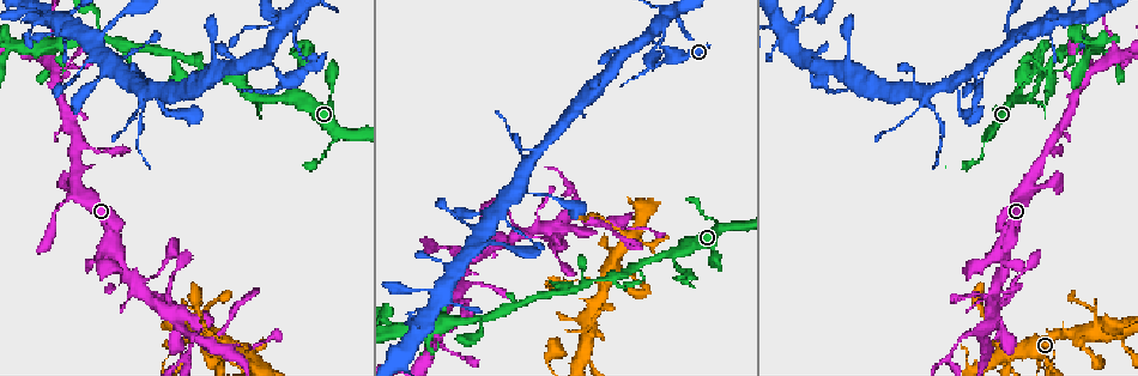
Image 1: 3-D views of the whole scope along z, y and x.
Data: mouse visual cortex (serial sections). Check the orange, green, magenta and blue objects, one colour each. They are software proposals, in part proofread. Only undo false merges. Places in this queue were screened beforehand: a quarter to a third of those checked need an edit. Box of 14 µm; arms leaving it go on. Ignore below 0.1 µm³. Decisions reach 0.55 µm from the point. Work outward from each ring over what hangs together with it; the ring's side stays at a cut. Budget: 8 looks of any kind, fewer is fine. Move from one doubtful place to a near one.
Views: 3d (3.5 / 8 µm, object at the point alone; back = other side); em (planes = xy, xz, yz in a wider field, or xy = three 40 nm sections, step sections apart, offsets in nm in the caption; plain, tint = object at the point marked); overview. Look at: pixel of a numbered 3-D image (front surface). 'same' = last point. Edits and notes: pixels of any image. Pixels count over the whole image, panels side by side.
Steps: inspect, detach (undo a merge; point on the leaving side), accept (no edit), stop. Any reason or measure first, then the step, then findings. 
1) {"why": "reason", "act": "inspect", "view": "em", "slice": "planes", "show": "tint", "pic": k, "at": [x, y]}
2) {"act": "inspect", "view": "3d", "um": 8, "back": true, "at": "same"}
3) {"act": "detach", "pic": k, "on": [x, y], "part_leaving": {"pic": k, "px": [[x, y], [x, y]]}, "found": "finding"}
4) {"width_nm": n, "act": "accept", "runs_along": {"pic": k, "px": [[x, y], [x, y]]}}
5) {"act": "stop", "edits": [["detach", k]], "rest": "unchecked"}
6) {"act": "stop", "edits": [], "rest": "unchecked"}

{"act": "inspect", "view": "3d", "um": 3.5, "pic": 1, "at": [1001, 300]}

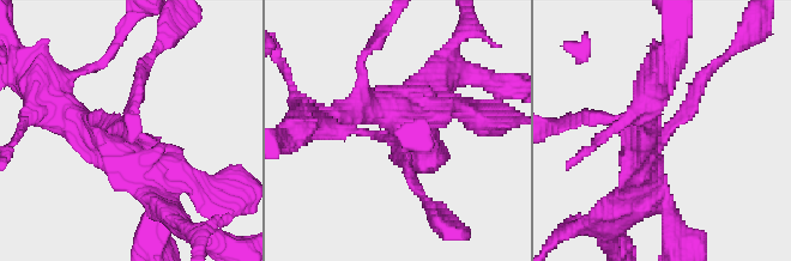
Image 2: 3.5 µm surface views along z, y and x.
{"act": "inspect", "view": "em", "slice": "xy", "step": 2, "show": "tint", "pic": 2, "at": [392, 129]}

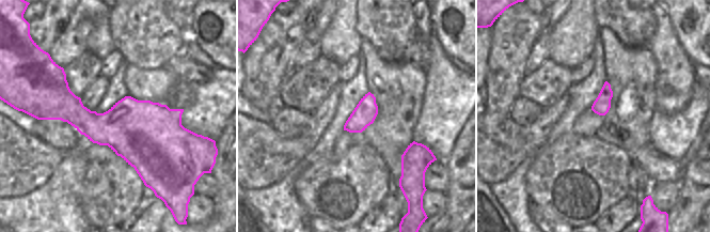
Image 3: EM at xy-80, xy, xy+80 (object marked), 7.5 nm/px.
{"act": "accept", "runs_along": {"pic": 2, "px": [[342, 114], [382, 108], [411, 175]]}, "found": "all the same cell"}

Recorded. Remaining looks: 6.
{"act": "inspect", "view": "3d", "um": 3.5, "pic": 1, "at": [564, 183]}

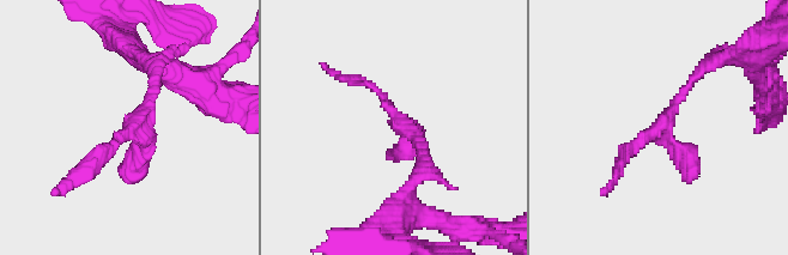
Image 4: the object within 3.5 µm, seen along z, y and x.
{"arms": 3, "arm_widths_nm": [150, 150, 250], "act": "inspect", "view": "em", "slice": "xy", "step": 1, "show": "plain", "pic": 4, "at": [662, 125]}

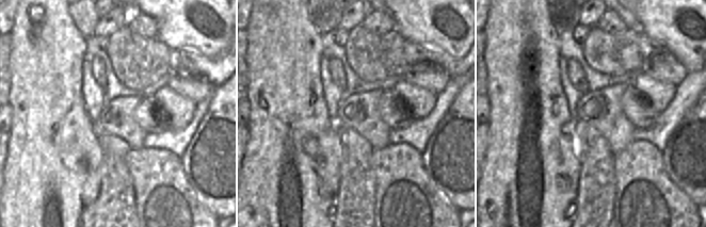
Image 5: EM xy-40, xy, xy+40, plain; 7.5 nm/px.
{"why": "where the object lies", "act": "inspect", "view": "em", "slice": "xy", "step": 1, "show": "tint", "at": "same"}

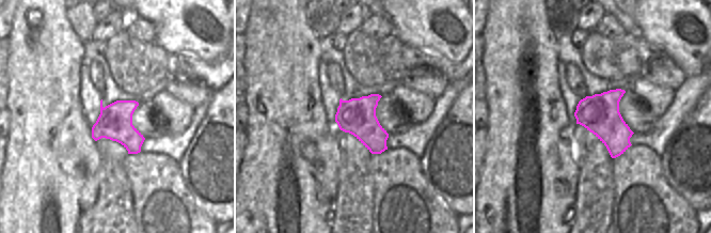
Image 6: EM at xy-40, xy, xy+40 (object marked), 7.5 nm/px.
{"width_nm": 280, "act": "accept", "runs_along": {"pic": 4, "px": [[151, 64], [144, 152], [122, 175]]}, "found": "continuous, no second cell"}

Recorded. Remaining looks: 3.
{"why": "four or more arms meet", "act": "inspect", "view": "3d", "um": 3.5, "pic": 1, "at": [1046, 339]}

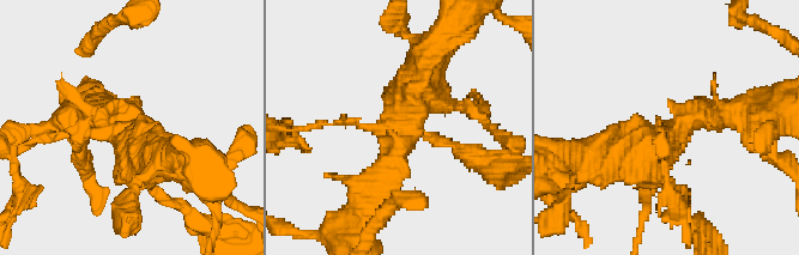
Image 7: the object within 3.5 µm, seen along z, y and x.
{"arms": 4, "arm_widths_nm": [100, 150, 400, 600], "act": "inspect", "view": "em", "slice": "xy", "step": 5, "show": "tint", "pic": 7, "at": [119, 135]}

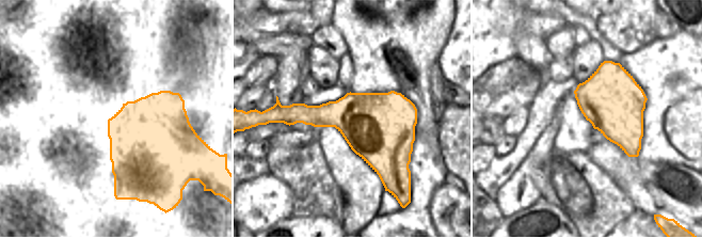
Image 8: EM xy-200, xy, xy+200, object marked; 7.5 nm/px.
{"act": "accept", "runs_along": {"pic": 7, "px": [[43, 138], [117, 134], [157, 161]]}, "found": "continuous, no second cell"}

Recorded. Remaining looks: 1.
{"act": "stop", "edits": [], "rest": "unchecked"}

